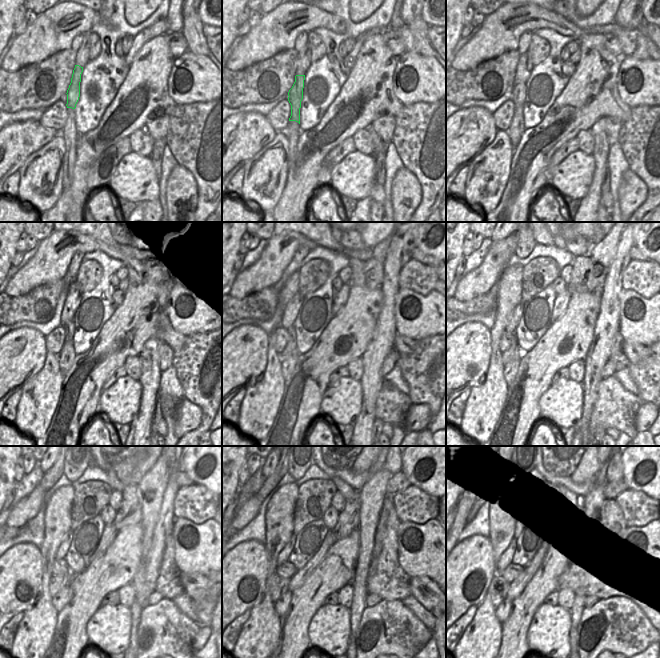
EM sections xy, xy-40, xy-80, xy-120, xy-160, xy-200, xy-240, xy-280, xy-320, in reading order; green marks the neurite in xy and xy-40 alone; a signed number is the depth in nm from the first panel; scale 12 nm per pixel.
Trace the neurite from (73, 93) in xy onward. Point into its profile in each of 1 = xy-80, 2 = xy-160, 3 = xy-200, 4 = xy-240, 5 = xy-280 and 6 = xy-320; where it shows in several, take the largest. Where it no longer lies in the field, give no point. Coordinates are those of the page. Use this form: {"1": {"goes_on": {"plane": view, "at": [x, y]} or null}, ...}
{"1": {"goes_on": {"plane": "xy-80", "at": [516, 130]}}, "2": {"goes_on": {"plane": "xy-160", "at": [289, 357]}}, "3": {"goes_on": {"plane": "xy-200", "at": [511, 358]}}, "4": {"goes_on": {"plane": "xy-240", "at": [62, 582]}}, "5": {"goes_on": {"plane": "xy-280", "at": [282, 605]}}, "6": {"goes_on": {"plane": "xy-320", "at": [502, 613]}}}

